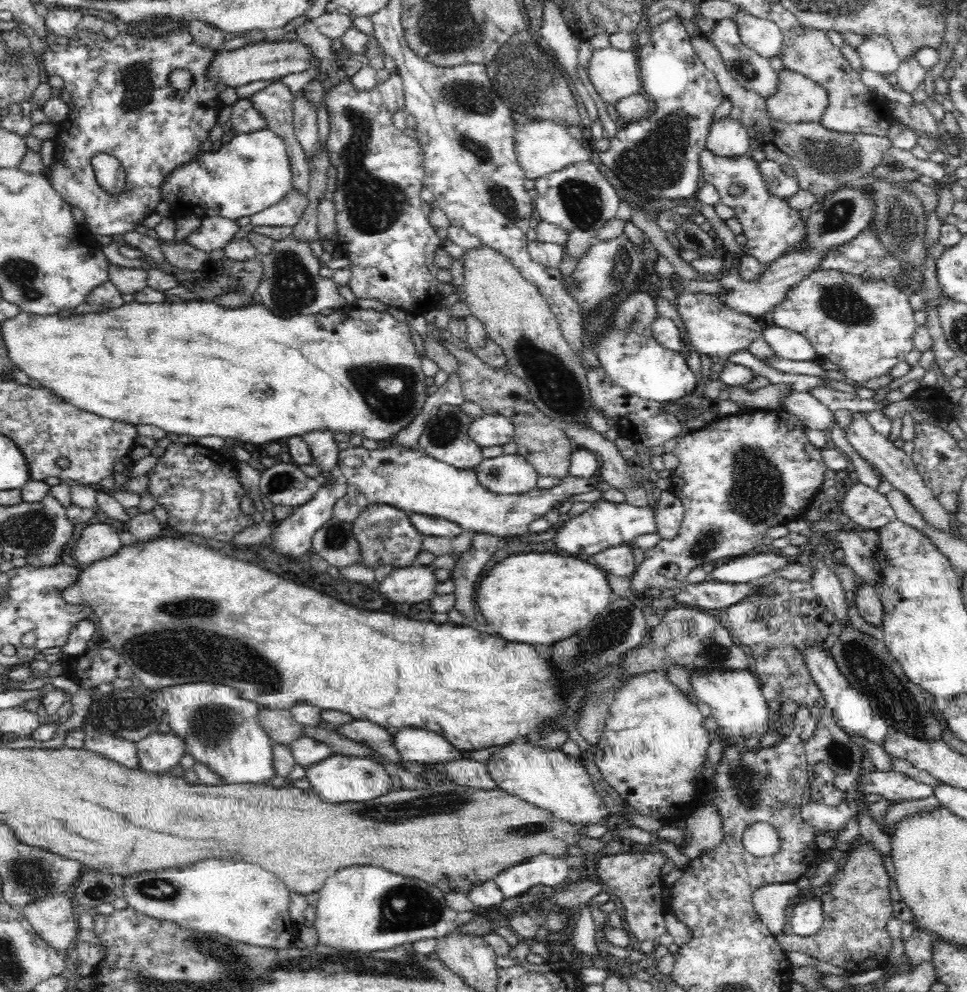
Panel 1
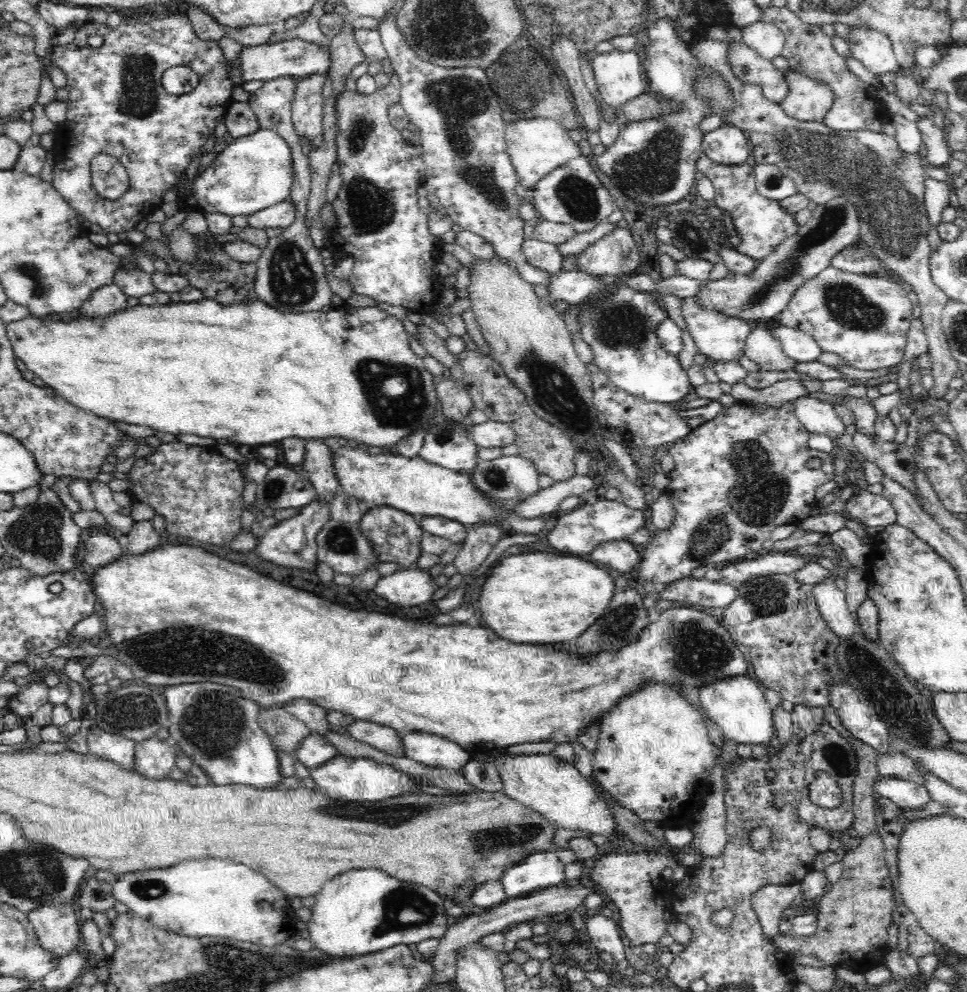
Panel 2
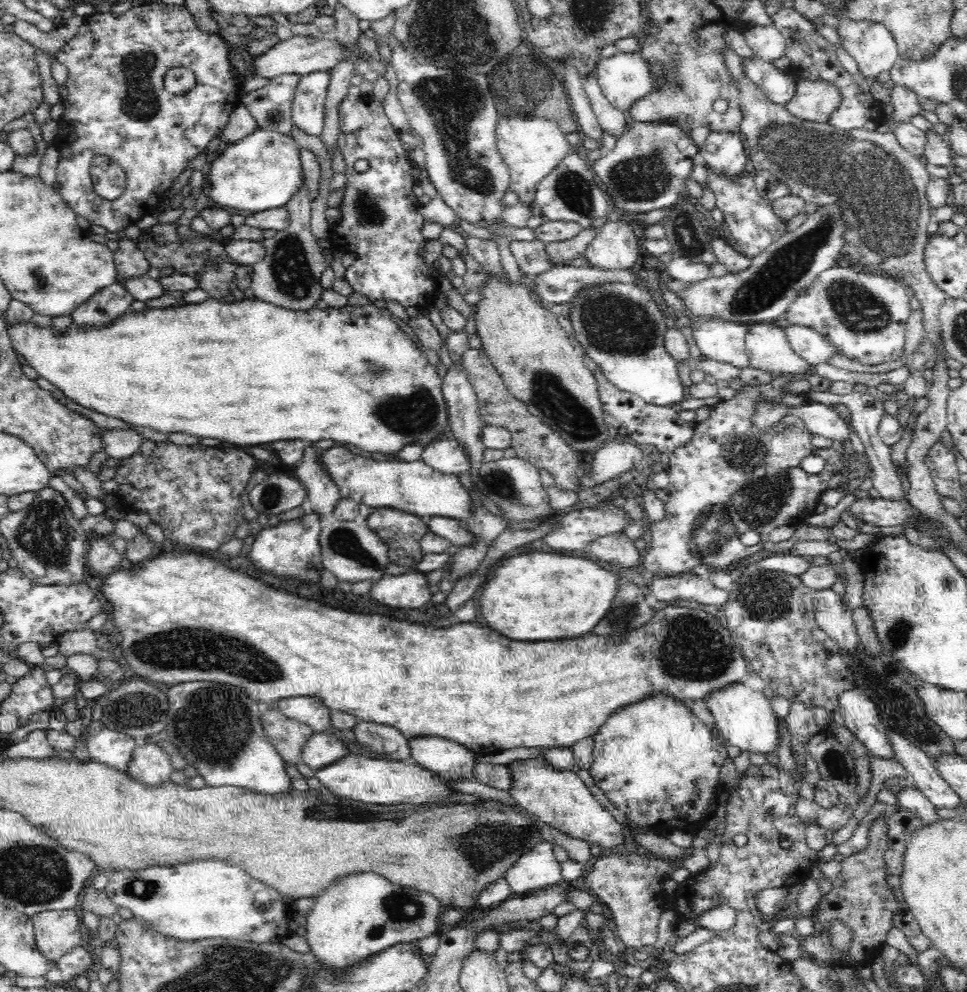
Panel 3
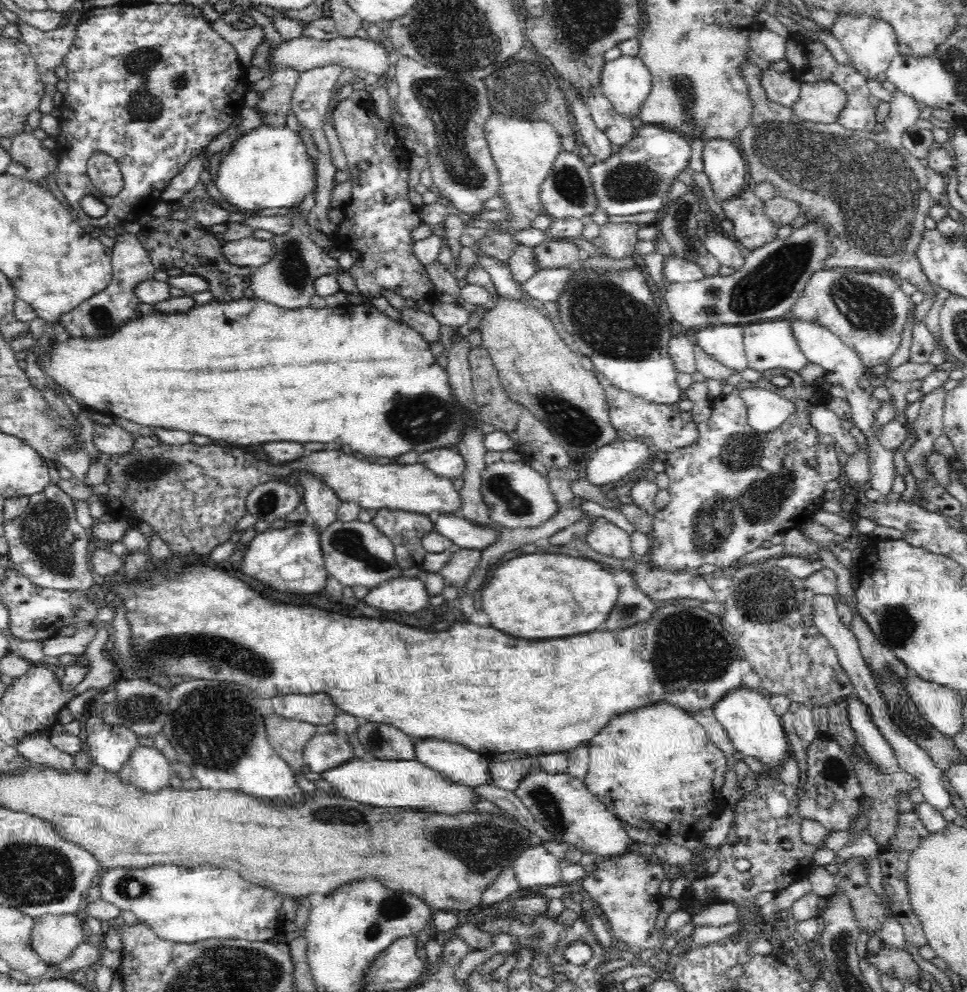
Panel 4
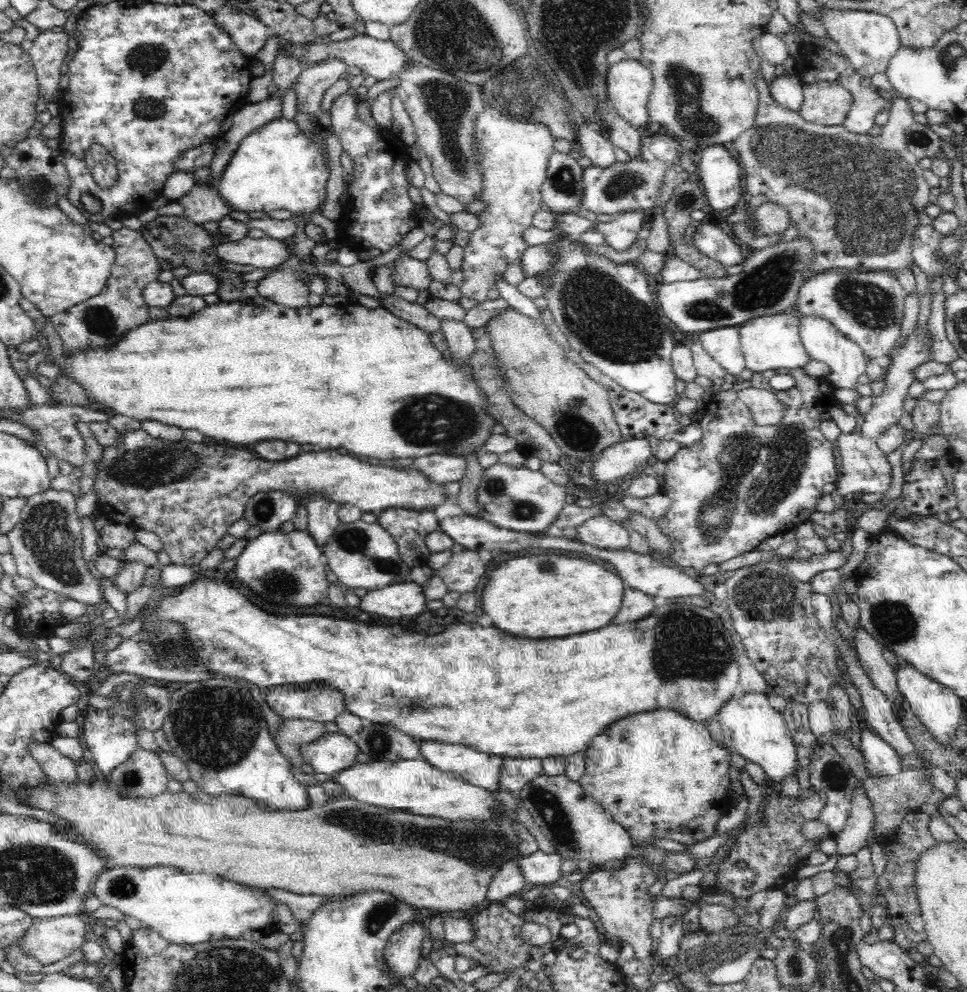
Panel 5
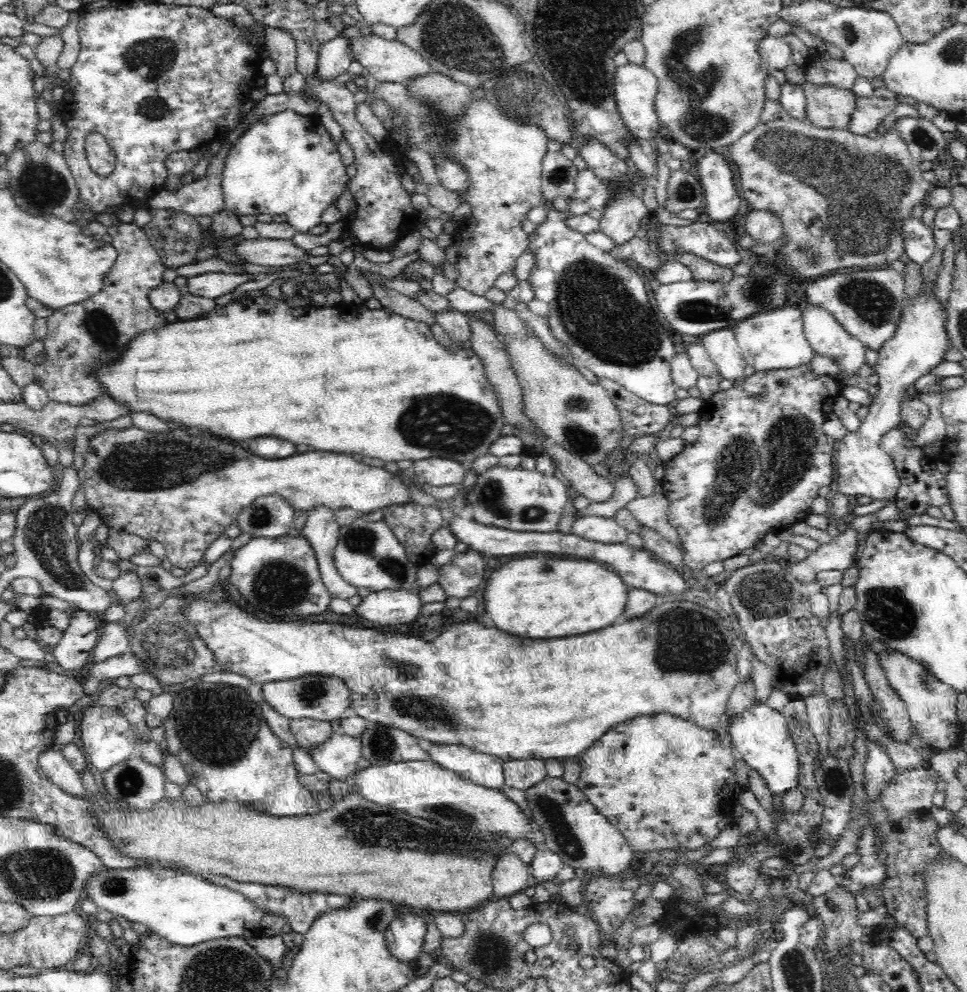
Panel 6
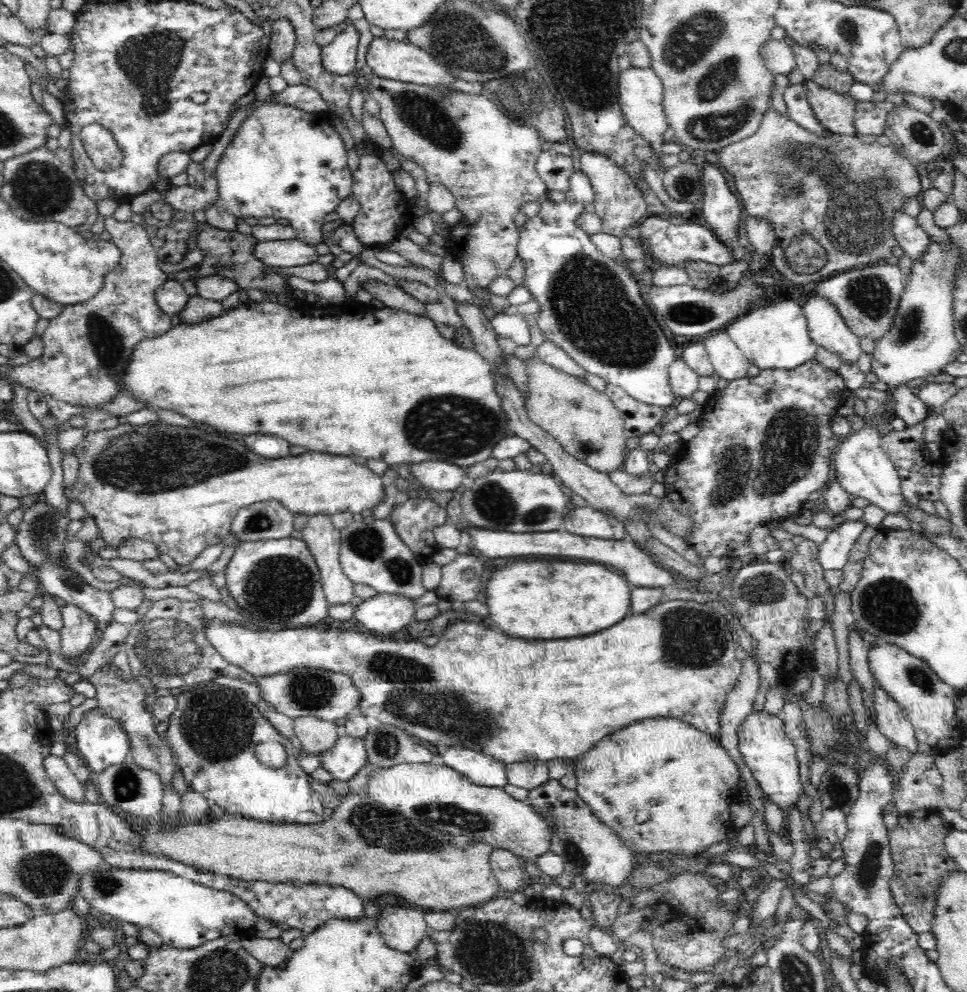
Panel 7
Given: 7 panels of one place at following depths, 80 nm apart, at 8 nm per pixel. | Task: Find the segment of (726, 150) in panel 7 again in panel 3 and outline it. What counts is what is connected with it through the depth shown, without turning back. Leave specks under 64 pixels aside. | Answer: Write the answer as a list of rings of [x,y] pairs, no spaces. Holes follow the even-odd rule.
[[[732,49],[725,50],[725,65],[729,67],[734,83],[739,86],[742,113],[739,132],[742,135],[744,149],[750,156],[749,162],[752,162],[752,168],[770,170],[778,180],[786,183],[790,188],[790,195],[800,197],[806,202],[814,202],[818,207],[840,206],[842,222],[846,224],[846,234],[842,250],[834,258],[835,266],[838,267],[838,261],[848,260],[852,266],[860,264],[862,268],[870,266],[871,269],[883,270],[885,275],[908,285],[922,305],[923,330],[928,341],[934,345],[934,349],[942,346],[944,341],[941,338],[938,316],[942,304],[948,297],[934,285],[923,260],[924,248],[929,238],[926,226],[932,220],[932,208],[925,193],[931,177],[926,171],[925,164],[920,162],[920,157],[900,146],[895,137],[898,123],[910,122],[910,118],[914,118],[921,110],[916,93],[896,84],[890,90],[893,113],[889,118],[883,119],[890,123],[890,130],[836,130],[829,122],[802,120],[790,114],[785,105],[772,102],[759,86],[746,77],[744,60]]]

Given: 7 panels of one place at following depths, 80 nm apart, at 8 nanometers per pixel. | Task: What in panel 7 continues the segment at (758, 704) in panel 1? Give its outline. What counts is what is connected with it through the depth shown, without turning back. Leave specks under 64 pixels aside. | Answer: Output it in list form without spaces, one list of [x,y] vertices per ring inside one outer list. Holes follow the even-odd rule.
[[[766,709],[753,710],[738,727],[737,735],[739,752],[742,754],[745,766],[750,768],[760,789],[768,794],[768,798],[786,812],[790,804],[800,800],[800,790],[803,789],[800,788],[801,772],[796,746],[791,738],[786,736],[782,719],[768,713]]]

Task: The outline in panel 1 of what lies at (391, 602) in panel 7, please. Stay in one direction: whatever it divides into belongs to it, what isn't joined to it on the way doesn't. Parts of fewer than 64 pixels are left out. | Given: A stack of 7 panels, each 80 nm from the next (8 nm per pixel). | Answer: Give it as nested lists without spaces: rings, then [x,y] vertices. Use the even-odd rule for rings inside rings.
[[[432,566],[395,567],[381,582],[378,589],[392,602],[410,604],[429,600],[434,594],[437,579]]]

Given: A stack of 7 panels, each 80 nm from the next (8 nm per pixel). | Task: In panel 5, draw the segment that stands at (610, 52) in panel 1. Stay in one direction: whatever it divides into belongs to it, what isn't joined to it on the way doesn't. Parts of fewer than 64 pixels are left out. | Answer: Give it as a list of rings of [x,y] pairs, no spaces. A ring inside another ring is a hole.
[[[622,59],[609,67],[606,76],[607,100],[613,104],[619,116],[638,132],[647,133],[647,102],[654,84],[650,70],[636,59]]]

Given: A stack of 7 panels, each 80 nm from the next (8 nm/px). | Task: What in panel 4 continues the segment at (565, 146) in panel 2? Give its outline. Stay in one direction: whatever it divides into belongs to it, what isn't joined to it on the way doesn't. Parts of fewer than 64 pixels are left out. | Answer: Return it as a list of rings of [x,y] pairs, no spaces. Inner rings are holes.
[[[492,111],[487,116],[486,122],[483,123],[483,138],[487,142],[487,150],[491,154],[491,162],[493,162],[493,168],[497,172],[498,186],[500,189],[500,196],[508,200],[508,212],[512,214],[512,222],[498,222],[506,228],[512,228],[512,230],[524,230],[524,228],[530,227],[530,222],[536,218],[539,214],[545,214],[541,200],[540,189],[541,184],[550,172],[554,160],[562,149],[562,137],[558,136],[558,133],[554,132],[554,127],[550,123],[543,120],[528,120],[512,118],[512,116],[506,116],[498,111]]]

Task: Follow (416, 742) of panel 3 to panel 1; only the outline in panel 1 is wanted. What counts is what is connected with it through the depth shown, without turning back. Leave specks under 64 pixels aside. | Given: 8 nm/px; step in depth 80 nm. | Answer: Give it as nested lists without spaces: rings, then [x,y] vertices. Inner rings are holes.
[[[404,728],[391,731],[394,747],[404,762],[424,765],[446,764],[462,758],[462,751],[454,749],[442,735],[428,729]]]

